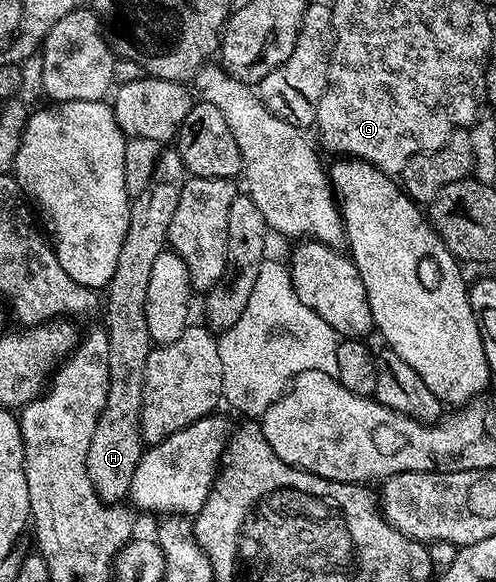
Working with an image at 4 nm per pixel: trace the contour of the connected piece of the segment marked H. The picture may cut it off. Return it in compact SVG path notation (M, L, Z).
M163 149L156 164L155 181L144 188L144 192L133 195L128 216L128 232L124 236L124 244L120 244L120 256L116 260L116 272L112 272L112 280L104 287L106 294L106 323L104 329L108 336L108 368L110 383L108 384L108 400L104 400L104 408L100 412L100 420L96 420L96 432L92 432L92 444L88 444L88 476L96 488L102 501L107 504L119 503L130 493L132 476L136 476L136 464L140 464L144 453L142 429L140 428L140 412L142 411L142 392L144 386L144 364L152 349L148 320L146 319L146 301L148 300L148 279L152 277L152 264L160 252L168 246L168 228L172 224L172 216L176 216L176 204L180 204L181 185L166 178L187 177L186 165L180 160L177 149Z

